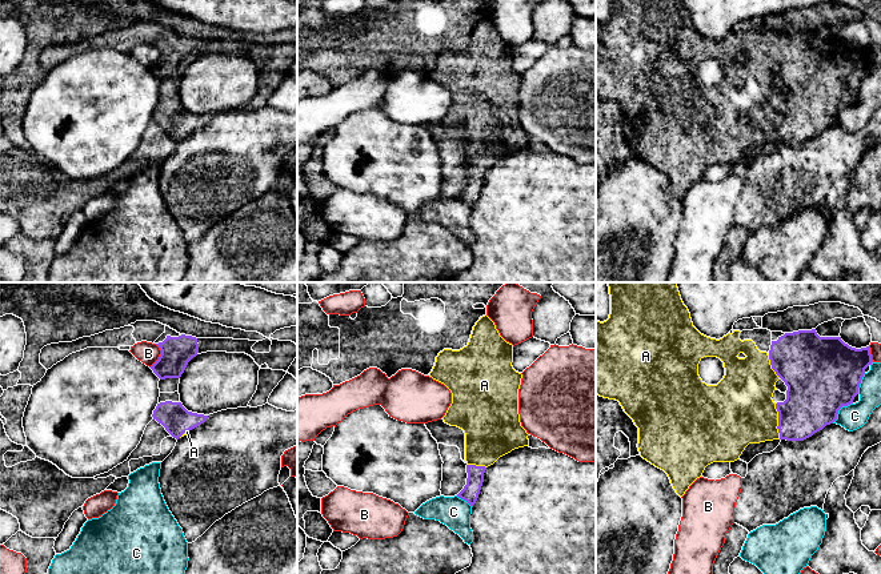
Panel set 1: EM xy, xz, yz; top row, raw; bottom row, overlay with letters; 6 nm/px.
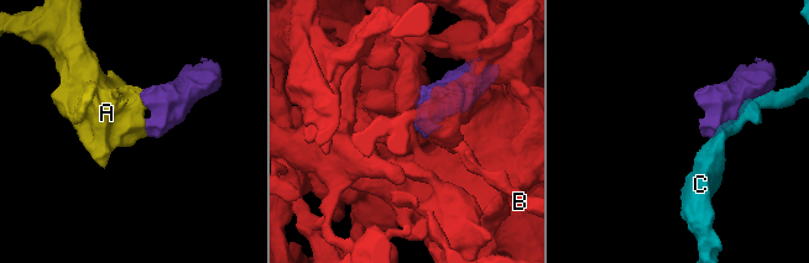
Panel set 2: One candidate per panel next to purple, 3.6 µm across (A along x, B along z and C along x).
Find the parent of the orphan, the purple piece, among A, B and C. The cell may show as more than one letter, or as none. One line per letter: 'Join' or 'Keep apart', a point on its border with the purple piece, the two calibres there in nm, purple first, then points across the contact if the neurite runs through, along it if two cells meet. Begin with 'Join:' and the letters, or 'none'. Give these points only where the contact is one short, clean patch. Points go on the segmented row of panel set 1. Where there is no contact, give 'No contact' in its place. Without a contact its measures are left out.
Join: A
A: Join. Touches purple at yz (779, 421). Thickness 340 nm (purple) against 420 nm
B: Keep apart. Touches purple at xy (160, 356). Thickness 190 nm (purple) against 140 nm
C: Keep apart. Touches purple at yz (839, 409). Thickness 460 nm (purple) against 160 nm

